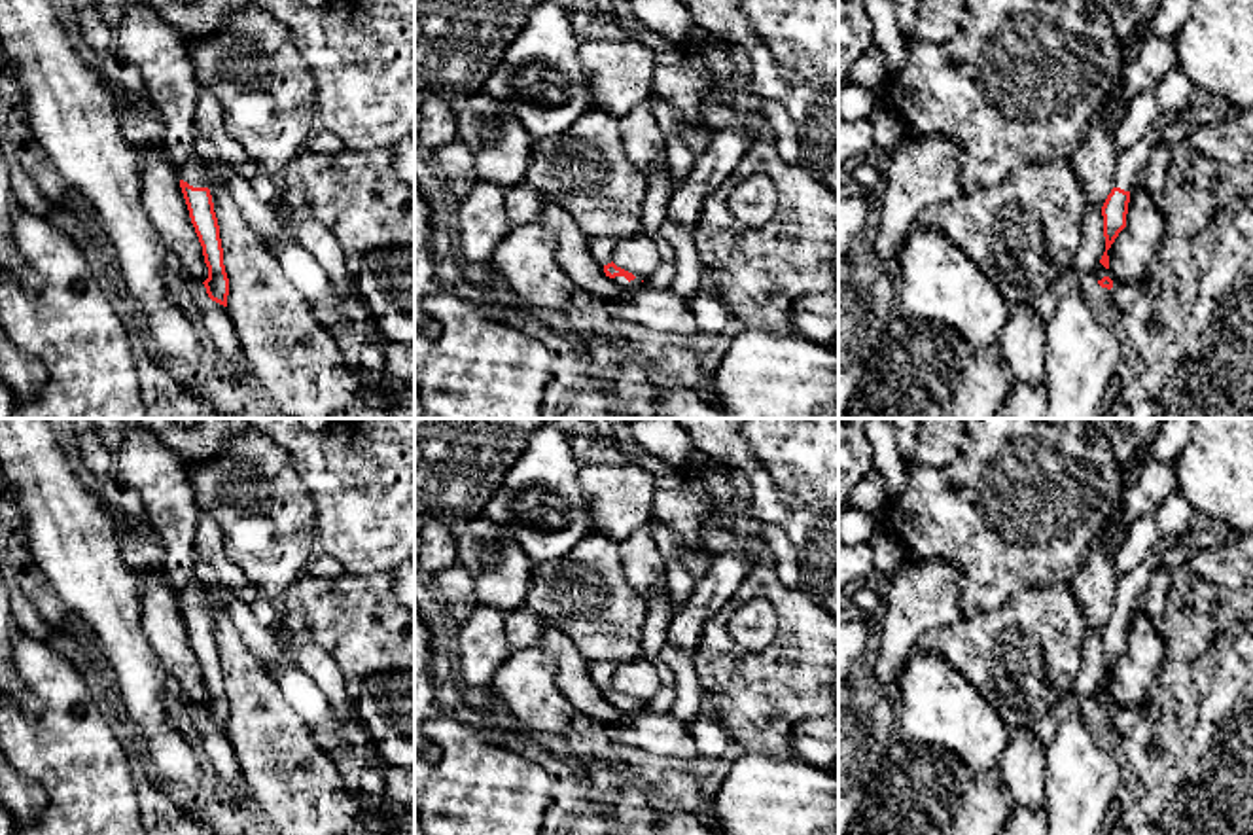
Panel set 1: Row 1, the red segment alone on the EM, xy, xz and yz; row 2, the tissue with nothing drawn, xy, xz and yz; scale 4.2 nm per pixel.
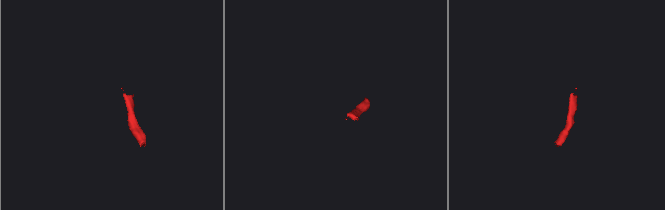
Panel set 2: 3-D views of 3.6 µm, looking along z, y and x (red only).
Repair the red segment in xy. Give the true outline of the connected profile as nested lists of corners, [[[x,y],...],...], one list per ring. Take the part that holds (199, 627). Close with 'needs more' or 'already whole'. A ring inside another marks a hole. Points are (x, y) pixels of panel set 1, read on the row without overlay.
[[[193,581],[180,595],[180,612],[189,634],[191,648],[203,670],[208,702],[203,706],[212,725],[227,731],[229,702],[223,689],[220,649],[214,636],[203,583]]]; needs more

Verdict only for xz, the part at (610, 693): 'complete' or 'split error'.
split error

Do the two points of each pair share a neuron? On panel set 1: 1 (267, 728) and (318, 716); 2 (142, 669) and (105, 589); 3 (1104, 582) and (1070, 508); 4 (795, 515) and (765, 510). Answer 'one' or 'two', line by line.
1: two
2: one
3: two
4: one

